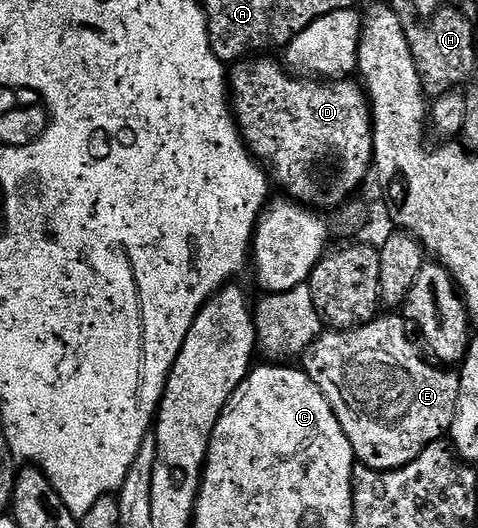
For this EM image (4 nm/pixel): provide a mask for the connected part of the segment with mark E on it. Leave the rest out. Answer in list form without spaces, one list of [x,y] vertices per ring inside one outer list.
[[[383,313],[372,323],[351,331],[324,330],[323,351],[318,351],[315,345],[308,347],[301,363],[302,370],[314,379],[325,401],[329,401],[345,437],[349,437],[349,445],[353,445],[356,460],[374,471],[395,471],[412,463],[429,444],[440,442],[450,432],[457,409],[458,374],[434,362],[426,363],[411,344],[406,326],[402,314]]]

